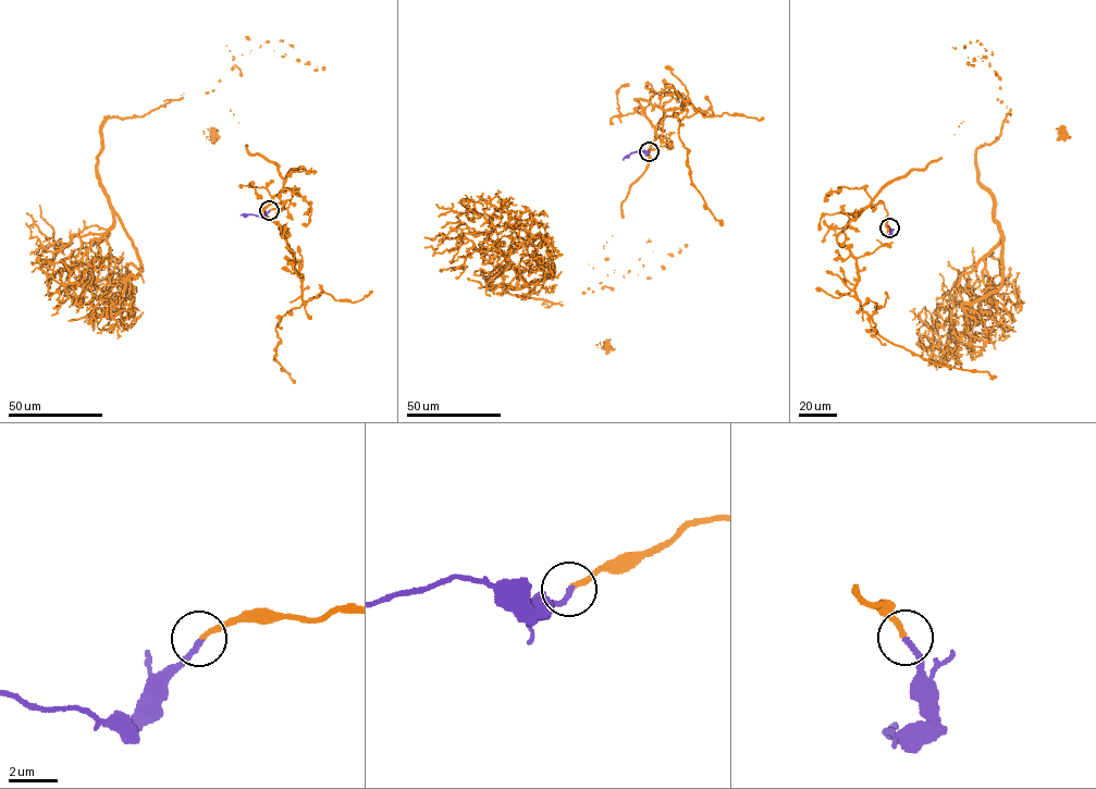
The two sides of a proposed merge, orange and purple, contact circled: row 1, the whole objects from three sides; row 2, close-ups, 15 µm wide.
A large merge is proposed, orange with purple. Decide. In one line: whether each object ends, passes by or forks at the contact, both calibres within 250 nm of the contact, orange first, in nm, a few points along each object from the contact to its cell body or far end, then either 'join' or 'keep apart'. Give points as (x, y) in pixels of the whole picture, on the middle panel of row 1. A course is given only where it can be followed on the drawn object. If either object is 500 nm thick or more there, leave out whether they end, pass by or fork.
orange ends | purple ends | 220/240 nm | orange via (649, 151), (665, 137), (589, 287), (562, 305), (491, 288), (553, 270), (539, 234), (488, 209) | purple via (649, 151), (631, 152), (623, 160) | join

